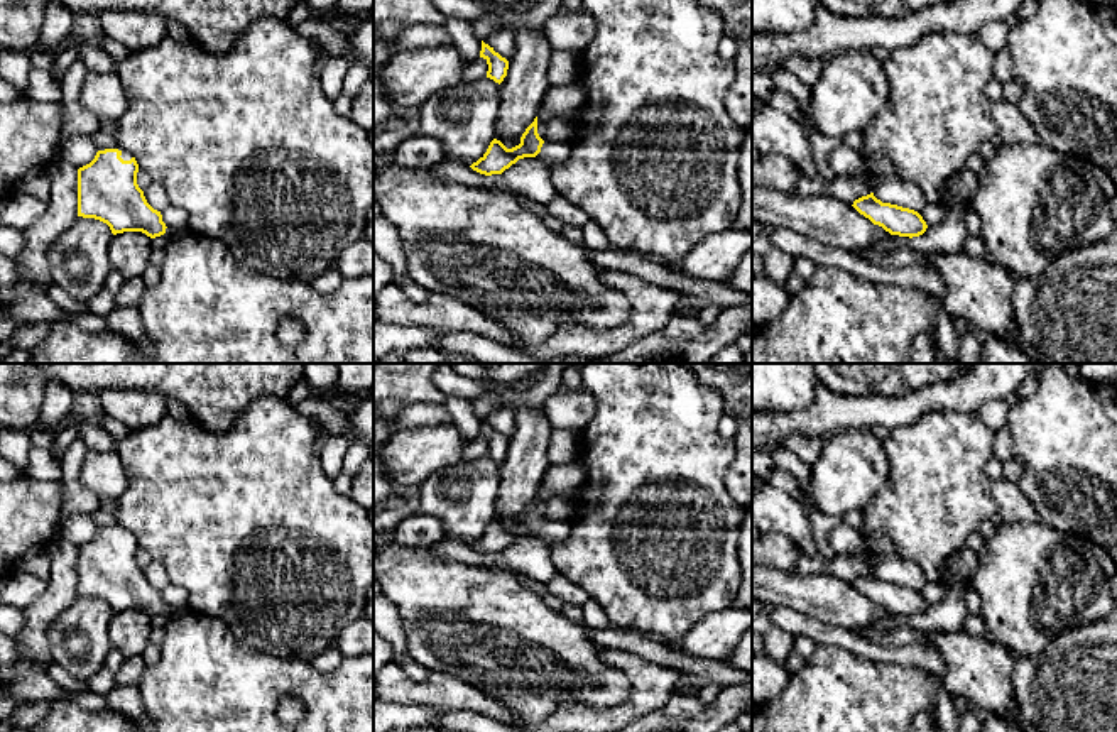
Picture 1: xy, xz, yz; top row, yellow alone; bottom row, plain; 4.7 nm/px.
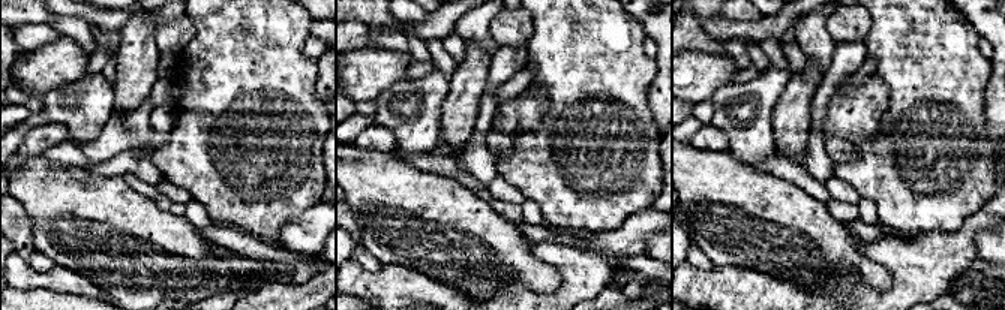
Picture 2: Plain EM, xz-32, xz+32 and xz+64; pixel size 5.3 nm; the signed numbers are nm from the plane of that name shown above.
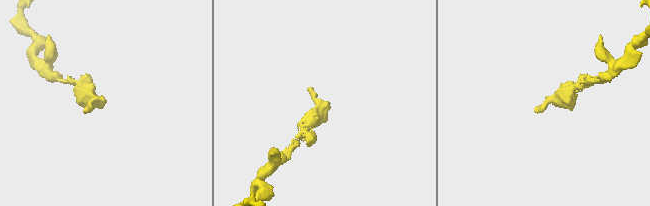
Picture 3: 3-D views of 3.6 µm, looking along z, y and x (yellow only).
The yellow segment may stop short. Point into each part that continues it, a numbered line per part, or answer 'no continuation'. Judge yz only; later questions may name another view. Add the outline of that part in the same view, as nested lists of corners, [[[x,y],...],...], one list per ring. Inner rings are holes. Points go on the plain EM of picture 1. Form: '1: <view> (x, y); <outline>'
no continuation

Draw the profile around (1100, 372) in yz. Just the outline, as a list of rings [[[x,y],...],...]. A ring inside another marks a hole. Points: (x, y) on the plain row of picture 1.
[[[1080,363],[1080,375],[1085,380],[1117,385],[1117,363]]]

